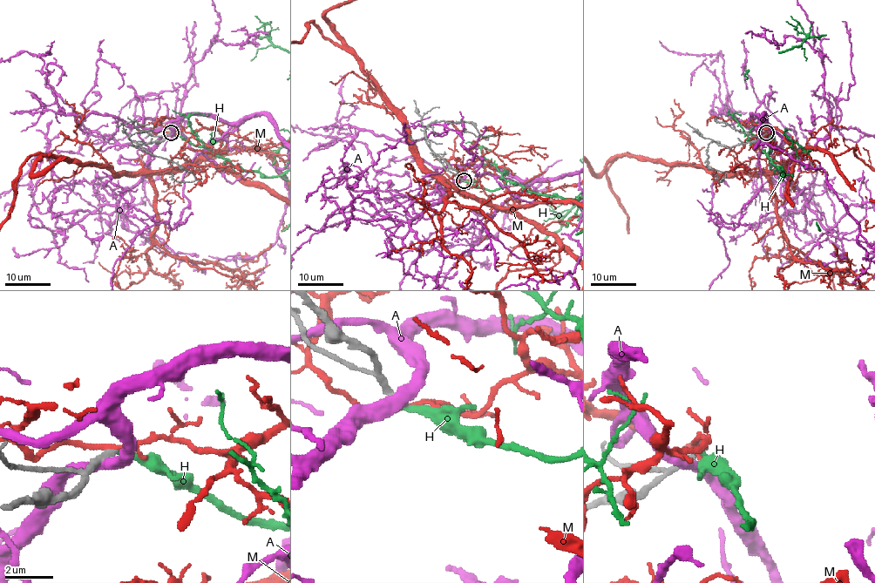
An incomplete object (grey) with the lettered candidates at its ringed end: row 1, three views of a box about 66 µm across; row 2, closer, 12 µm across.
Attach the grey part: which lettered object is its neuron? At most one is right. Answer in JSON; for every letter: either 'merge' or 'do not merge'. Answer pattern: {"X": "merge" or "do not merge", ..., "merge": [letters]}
{"A": "do not merge", "H": "merge", "M": "do not merge", "merge": ["H"]}

